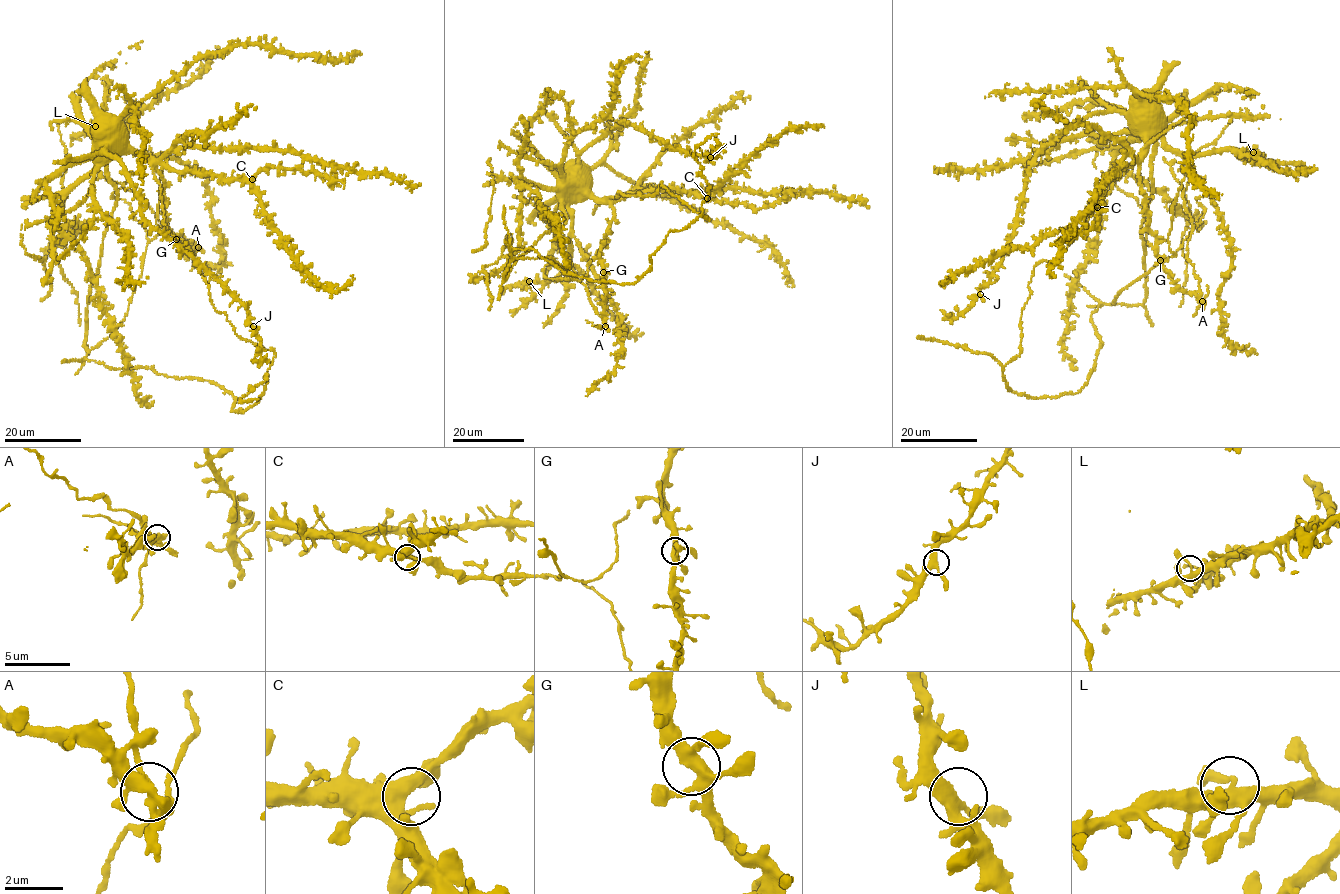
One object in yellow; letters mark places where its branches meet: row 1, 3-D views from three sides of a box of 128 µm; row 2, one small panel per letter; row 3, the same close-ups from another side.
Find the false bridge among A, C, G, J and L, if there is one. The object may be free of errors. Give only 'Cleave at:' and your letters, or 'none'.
Cleave at: A

